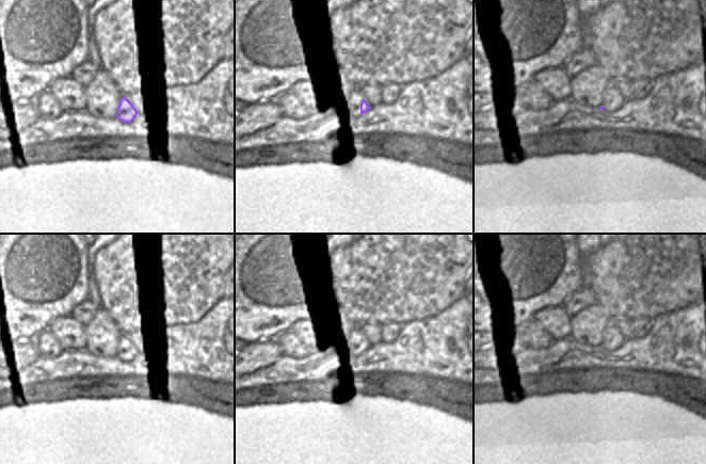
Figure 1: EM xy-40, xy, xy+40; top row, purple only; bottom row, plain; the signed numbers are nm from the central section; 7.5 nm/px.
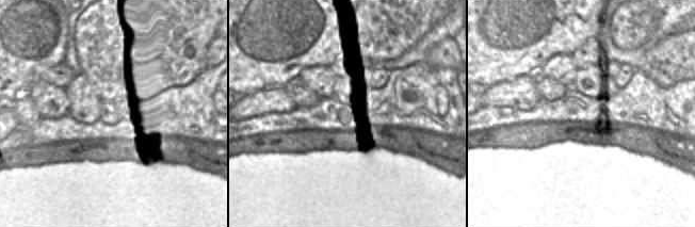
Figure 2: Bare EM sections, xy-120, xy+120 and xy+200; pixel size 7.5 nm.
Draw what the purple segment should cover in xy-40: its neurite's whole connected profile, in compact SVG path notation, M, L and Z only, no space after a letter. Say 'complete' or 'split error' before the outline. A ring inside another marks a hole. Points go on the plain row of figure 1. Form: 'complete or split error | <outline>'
complete | M123 336L119 339L115 356L123 362L131 362L138 352L133 343L126 336Z

